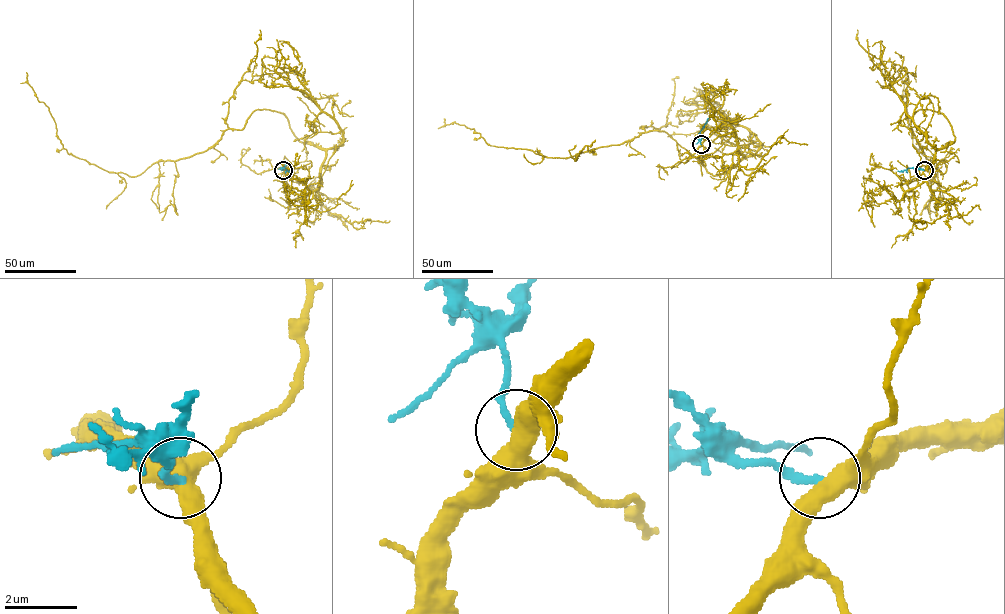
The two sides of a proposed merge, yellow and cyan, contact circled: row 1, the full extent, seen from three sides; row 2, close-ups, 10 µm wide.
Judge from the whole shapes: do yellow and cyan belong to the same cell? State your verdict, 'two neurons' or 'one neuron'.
two neurons

